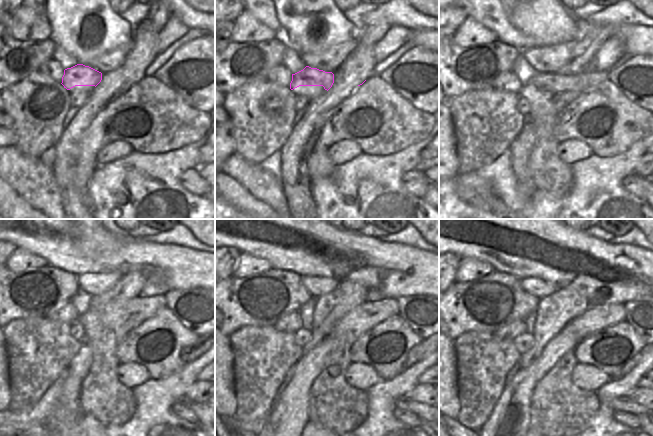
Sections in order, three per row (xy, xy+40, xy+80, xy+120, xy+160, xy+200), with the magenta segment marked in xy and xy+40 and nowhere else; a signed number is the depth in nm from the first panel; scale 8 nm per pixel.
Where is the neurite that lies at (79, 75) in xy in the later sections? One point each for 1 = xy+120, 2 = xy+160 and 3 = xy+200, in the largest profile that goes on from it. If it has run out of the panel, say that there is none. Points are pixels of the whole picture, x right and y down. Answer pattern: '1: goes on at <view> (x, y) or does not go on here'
1: goes on at xy+120 (134, 312)
2: goes on at xy+160 (364, 317)
3: goes on at xy+200 (596, 318)

